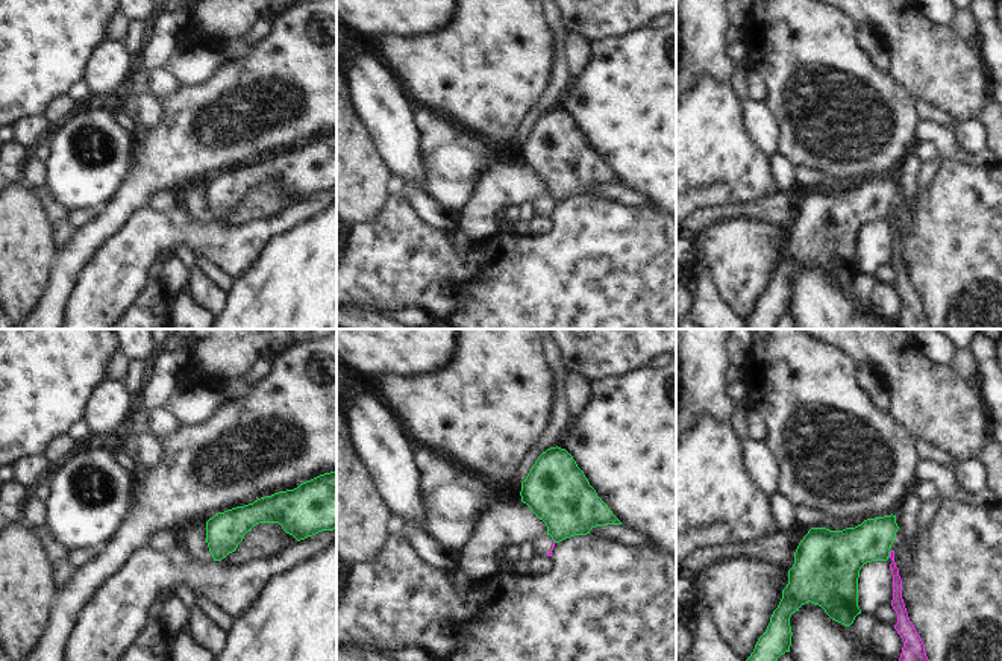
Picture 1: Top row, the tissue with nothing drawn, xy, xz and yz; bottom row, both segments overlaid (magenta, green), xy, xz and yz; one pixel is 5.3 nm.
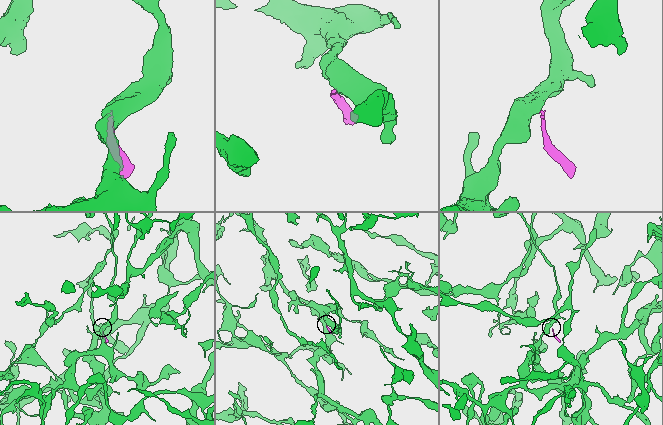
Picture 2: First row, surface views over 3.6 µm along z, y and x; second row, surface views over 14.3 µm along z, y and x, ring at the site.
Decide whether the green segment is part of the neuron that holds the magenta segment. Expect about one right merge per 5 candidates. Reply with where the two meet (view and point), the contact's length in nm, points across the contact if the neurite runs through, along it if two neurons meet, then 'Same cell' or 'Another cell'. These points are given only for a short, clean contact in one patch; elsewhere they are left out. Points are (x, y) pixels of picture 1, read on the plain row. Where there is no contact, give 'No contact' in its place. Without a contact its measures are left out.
Touches magenta at yz (890, 214). Shared border 50 nm. Boundary: yz (892, 211), (887, 217). Another cell

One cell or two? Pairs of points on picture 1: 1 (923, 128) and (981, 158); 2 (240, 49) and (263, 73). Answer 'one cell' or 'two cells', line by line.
1: one cell
2: two cells

